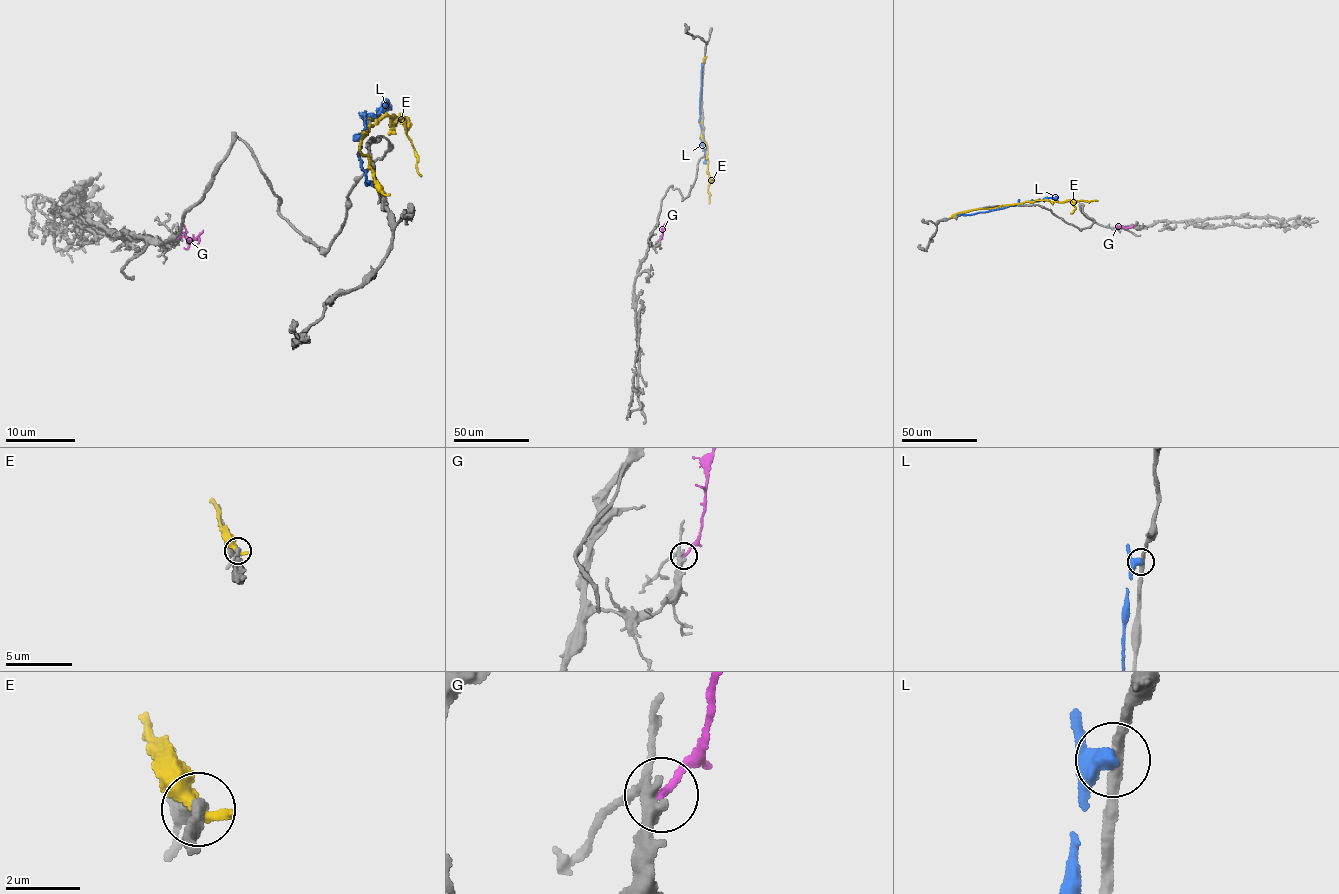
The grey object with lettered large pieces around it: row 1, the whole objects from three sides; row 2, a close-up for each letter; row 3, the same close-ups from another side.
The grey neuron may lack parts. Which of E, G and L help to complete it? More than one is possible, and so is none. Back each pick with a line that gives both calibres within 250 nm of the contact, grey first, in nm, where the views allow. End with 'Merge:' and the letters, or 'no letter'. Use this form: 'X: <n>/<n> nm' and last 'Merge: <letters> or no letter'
Merge: no letter

